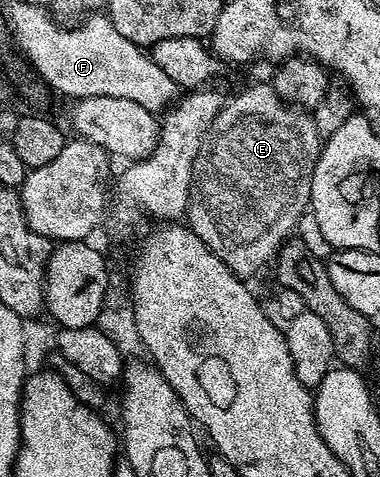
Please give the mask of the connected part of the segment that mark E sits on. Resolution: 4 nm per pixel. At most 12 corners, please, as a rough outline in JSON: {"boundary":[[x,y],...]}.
{"boundary":[[268,82],[198,150],[187,227],[249,278],[309,211],[322,137]]}

